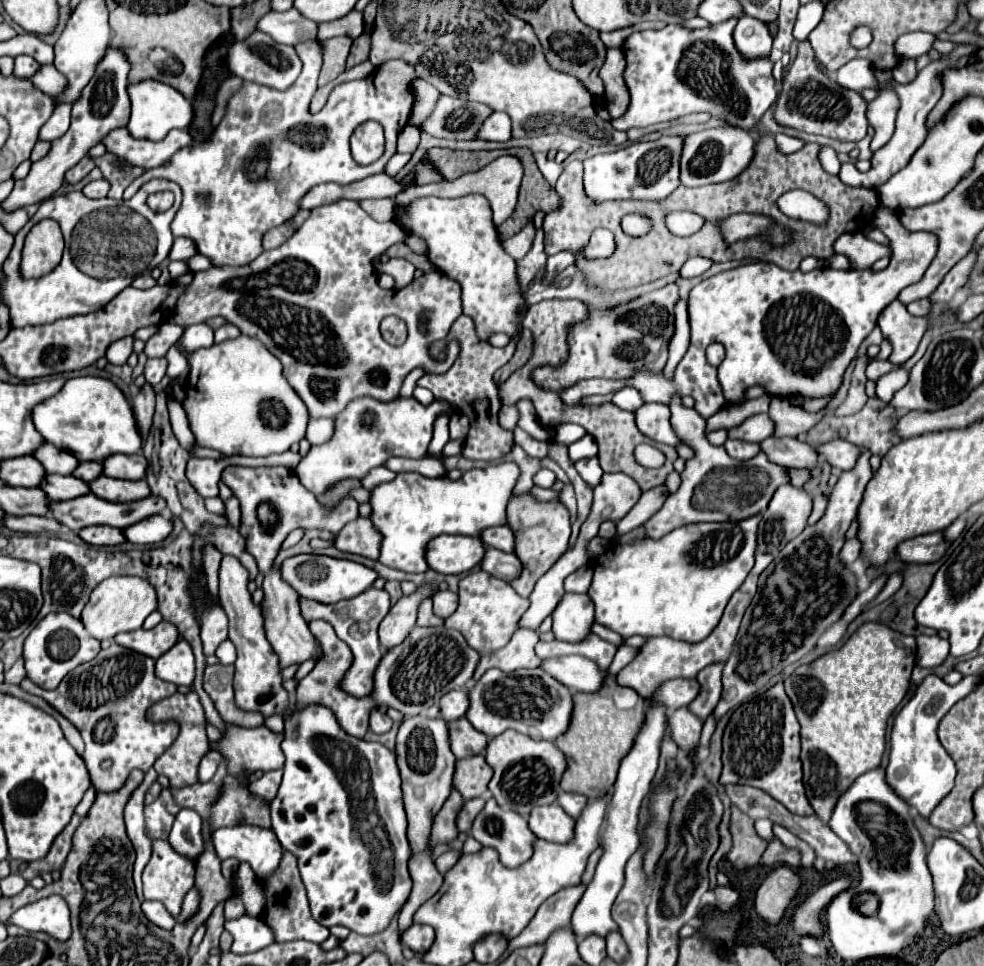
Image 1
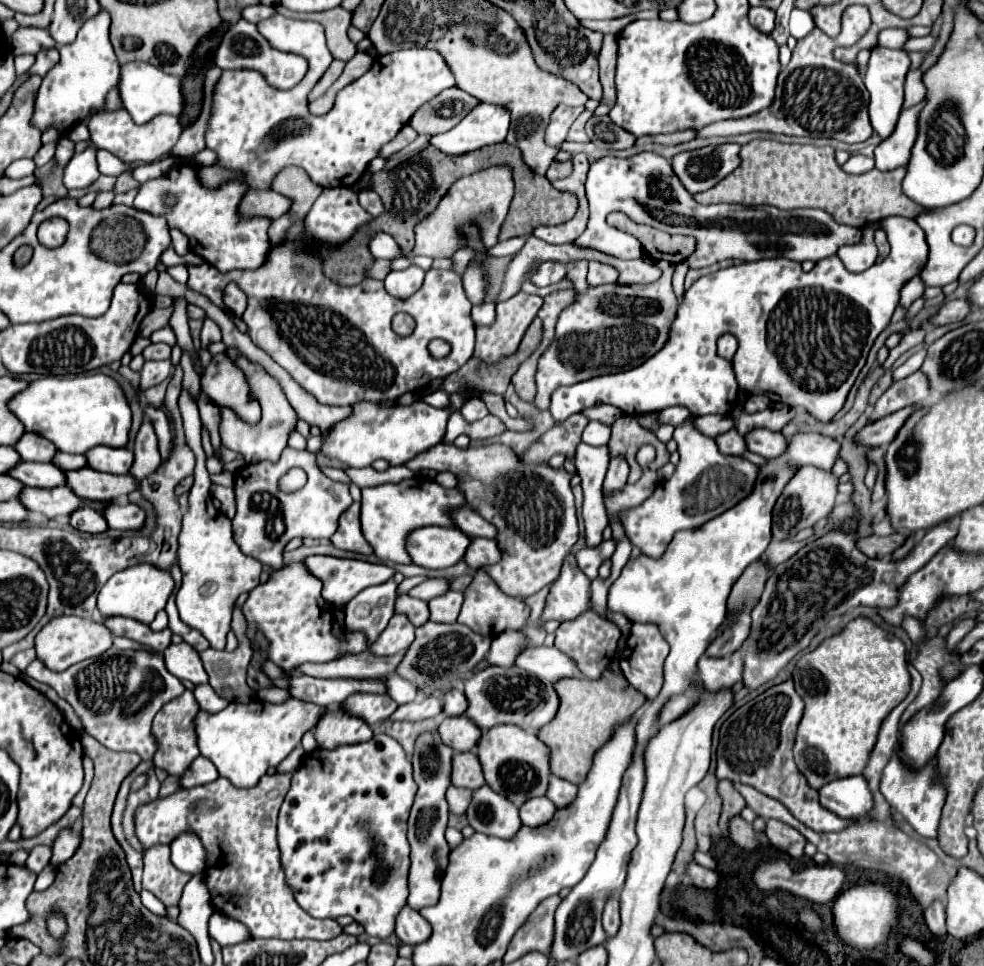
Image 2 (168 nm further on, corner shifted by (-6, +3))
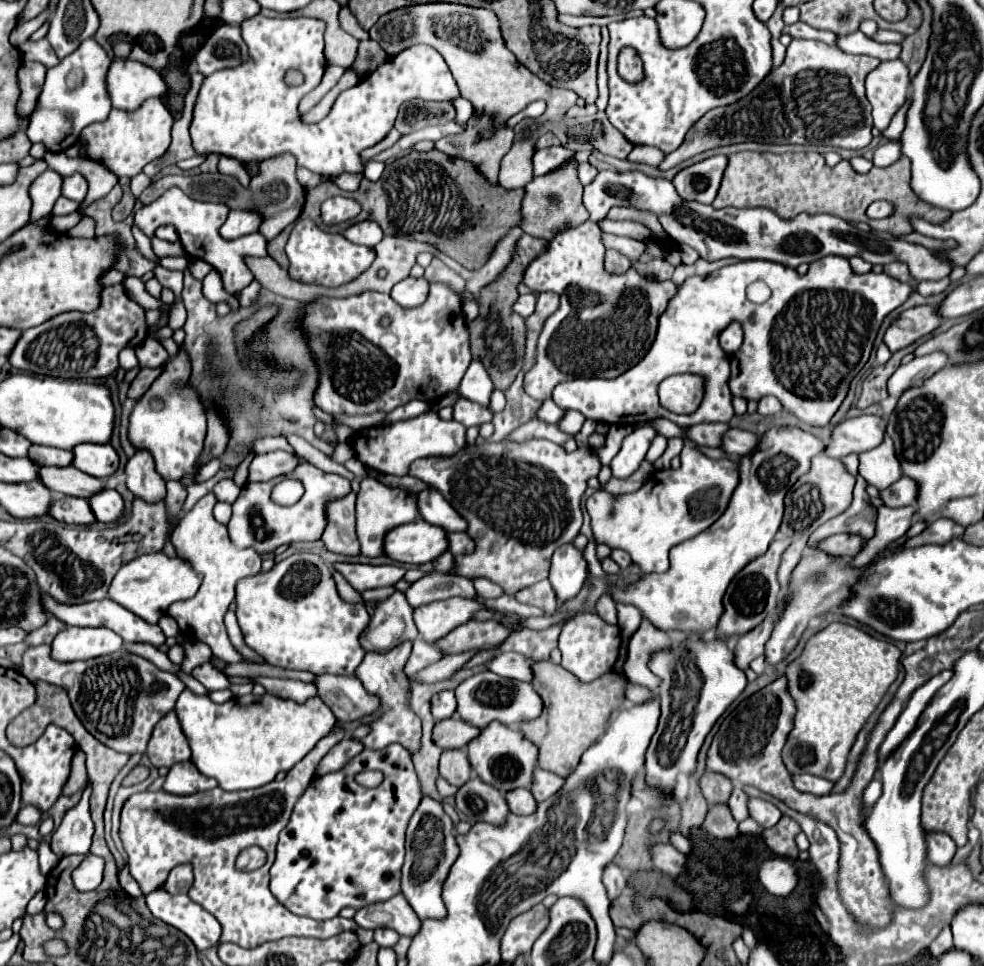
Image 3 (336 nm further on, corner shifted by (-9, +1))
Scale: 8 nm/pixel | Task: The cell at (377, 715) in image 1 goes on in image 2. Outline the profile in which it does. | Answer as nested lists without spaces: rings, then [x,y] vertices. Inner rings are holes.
[[[356,693],[344,701],[344,707],[352,711],[352,715],[360,715],[370,727],[380,725],[396,711],[396,701],[388,695],[370,695],[370,693]]]

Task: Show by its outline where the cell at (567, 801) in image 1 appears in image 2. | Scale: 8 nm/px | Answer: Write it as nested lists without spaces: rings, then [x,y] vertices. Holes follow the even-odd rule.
[[[552,777],[546,797],[548,797],[556,807],[568,807],[568,803],[572,803],[572,799],[576,799],[576,791],[578,791],[576,785],[572,785],[572,783],[564,781],[564,779]]]

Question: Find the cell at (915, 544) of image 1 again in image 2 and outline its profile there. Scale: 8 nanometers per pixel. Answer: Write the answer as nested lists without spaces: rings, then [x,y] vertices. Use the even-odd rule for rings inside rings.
[[[892,533],[892,535],[888,535],[888,537],[872,535],[872,537],[866,537],[866,539],[858,539],[858,547],[860,547],[862,553],[866,553],[868,557],[882,559],[882,557],[892,555],[898,547],[902,547],[904,541],[906,541],[906,535],[902,535],[902,533]]]

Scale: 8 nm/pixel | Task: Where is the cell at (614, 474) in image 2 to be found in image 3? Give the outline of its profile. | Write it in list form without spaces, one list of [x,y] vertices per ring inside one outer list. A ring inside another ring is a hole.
[[[639,427],[635,431],[631,431],[623,439],[623,445],[621,445],[617,457],[610,463],[613,477],[627,479],[629,475],[633,475],[639,469],[641,461],[645,459],[645,453],[647,453],[653,437],[655,437],[653,427]]]

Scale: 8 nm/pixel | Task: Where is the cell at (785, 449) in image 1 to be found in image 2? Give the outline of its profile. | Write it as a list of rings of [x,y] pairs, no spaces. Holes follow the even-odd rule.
[[[754,429],[744,439],[748,443],[748,451],[766,459],[776,459],[776,455],[782,455],[788,449],[788,439],[782,433],[770,429]]]

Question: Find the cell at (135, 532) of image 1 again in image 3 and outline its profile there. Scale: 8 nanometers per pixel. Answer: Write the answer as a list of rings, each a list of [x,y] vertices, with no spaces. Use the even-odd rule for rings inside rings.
[[[101,489],[101,493],[95,493],[95,497],[89,497],[89,505],[95,519],[103,523],[111,523],[123,513],[123,499],[115,489]]]

